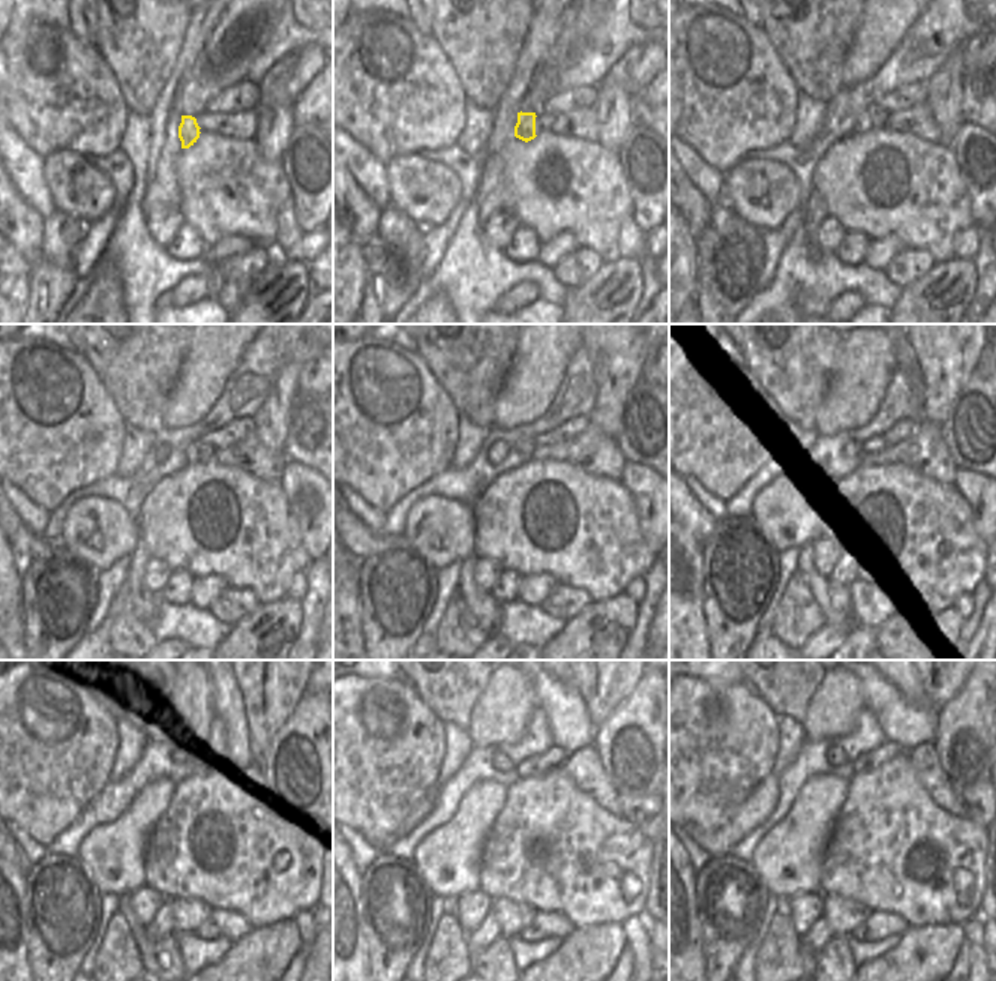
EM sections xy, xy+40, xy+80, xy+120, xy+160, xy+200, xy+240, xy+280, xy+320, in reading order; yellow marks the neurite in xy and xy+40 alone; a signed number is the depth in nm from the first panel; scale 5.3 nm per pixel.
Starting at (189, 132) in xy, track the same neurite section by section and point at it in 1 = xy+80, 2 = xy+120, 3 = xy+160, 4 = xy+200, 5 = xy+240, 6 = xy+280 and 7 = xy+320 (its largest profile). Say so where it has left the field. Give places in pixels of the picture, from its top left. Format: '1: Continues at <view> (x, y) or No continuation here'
1: Continues at xy+80 (861, 123)
2: Continues at xy+120 (180, 458)
3: Continues at xy+160 (519, 453)
4: Continues at xy+200 (852, 450)
5: Continues at xy+240 (176, 779)
6: Continues at xy+280 (509, 776)
7: Continues at xy+320 (836, 756).

